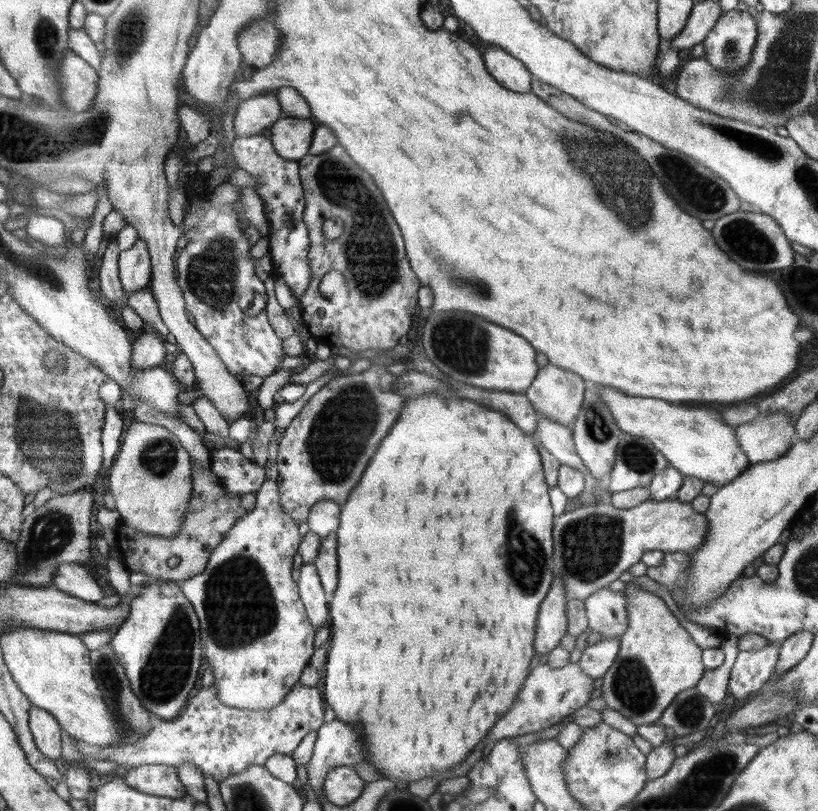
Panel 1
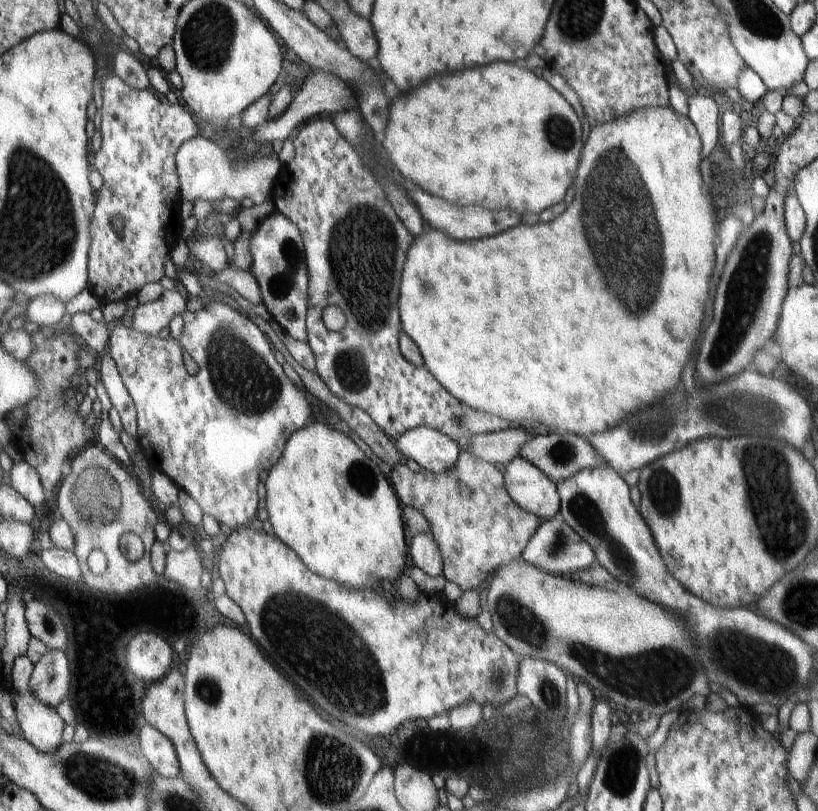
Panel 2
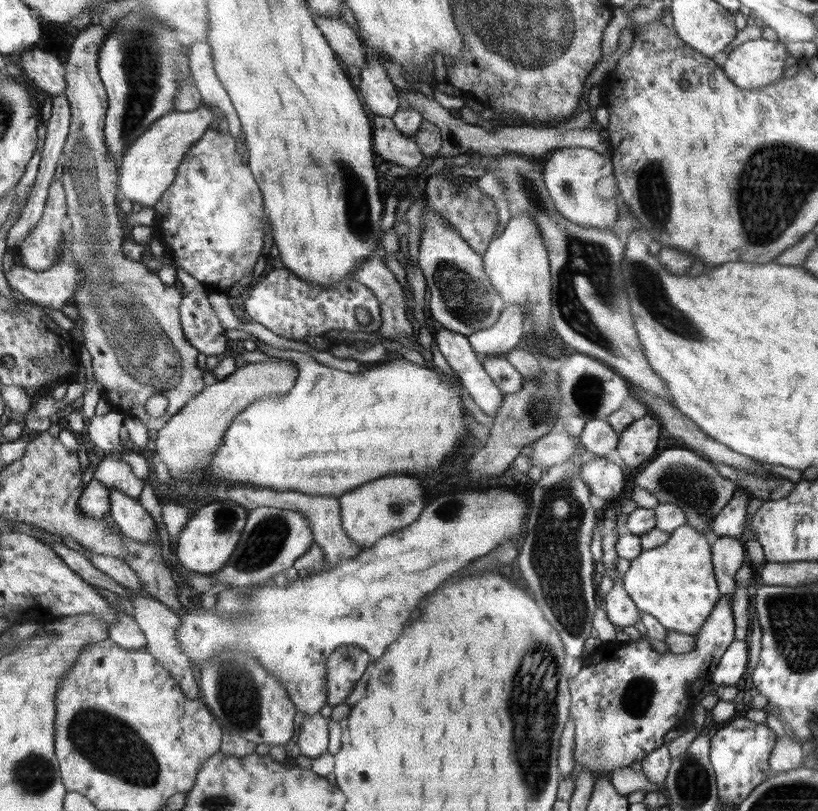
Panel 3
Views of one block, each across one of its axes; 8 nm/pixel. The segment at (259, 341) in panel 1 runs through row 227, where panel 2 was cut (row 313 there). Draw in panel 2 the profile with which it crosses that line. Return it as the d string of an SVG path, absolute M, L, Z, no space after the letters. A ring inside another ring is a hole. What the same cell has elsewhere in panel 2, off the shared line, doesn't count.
M216 298L204 306L200 312L186 311L183 316L183 334L178 338L170 337L166 334L147 336L137 332L131 327L118 325L109 335L109 342L106 351L115 363L117 372L132 398L135 410L137 411L137 434L136 440L142 450L145 460L150 464L153 471L163 473L168 476L179 489L184 490L200 506L203 514L208 514L216 519L218 523L226 524L232 531L238 527L248 527L254 518L260 516L258 513L257 486L258 477L264 470L270 471L276 462L279 462L280 456L289 437L298 430L305 428L311 418L311 408L306 400L305 393L296 388L290 381L290 378L284 374L282 365L278 364L273 354L268 337L260 331L260 328L248 317L242 316L230 306L224 304L220 298ZM186 356L192 362L198 363L198 374L190 374L186 368Z

